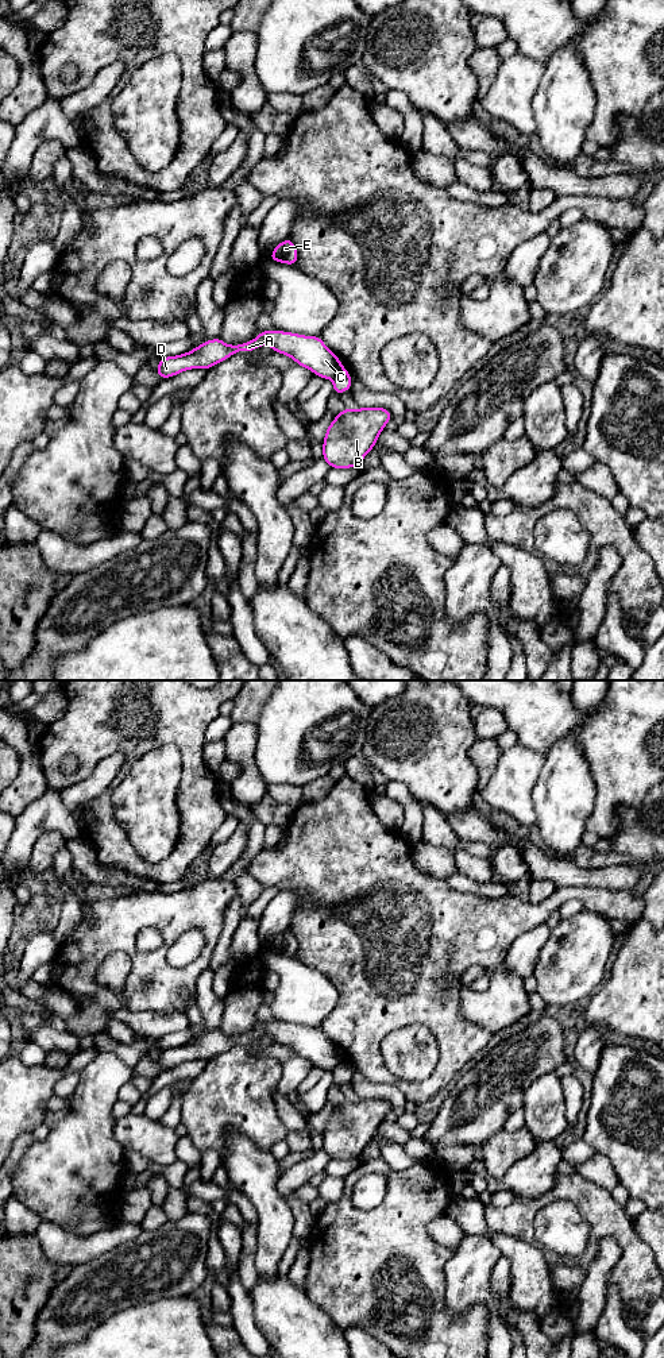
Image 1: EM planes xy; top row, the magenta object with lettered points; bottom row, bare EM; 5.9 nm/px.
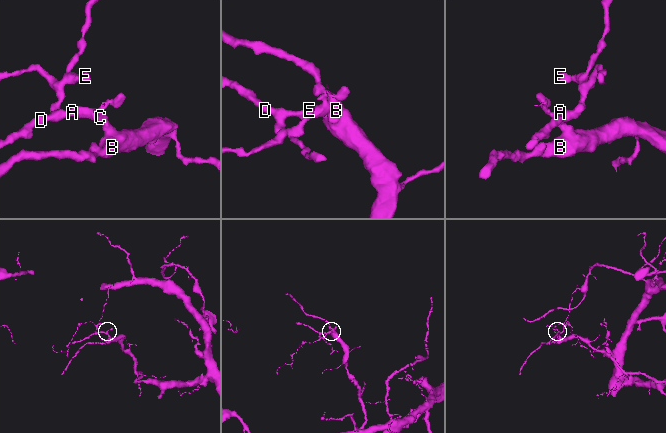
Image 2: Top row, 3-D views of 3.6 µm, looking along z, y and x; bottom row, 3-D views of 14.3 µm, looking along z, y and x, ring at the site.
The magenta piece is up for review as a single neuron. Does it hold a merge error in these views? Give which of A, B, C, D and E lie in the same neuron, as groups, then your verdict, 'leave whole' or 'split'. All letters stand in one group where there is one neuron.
A C D E / B; split

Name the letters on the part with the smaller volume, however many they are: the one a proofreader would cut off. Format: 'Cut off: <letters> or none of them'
Cut off: A, C, D, E

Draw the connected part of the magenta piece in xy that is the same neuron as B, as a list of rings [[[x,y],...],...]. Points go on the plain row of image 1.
[[[381,1097],[343,1100],[329,1115],[323,1149],[332,1160],[358,1158],[393,1106]]]

